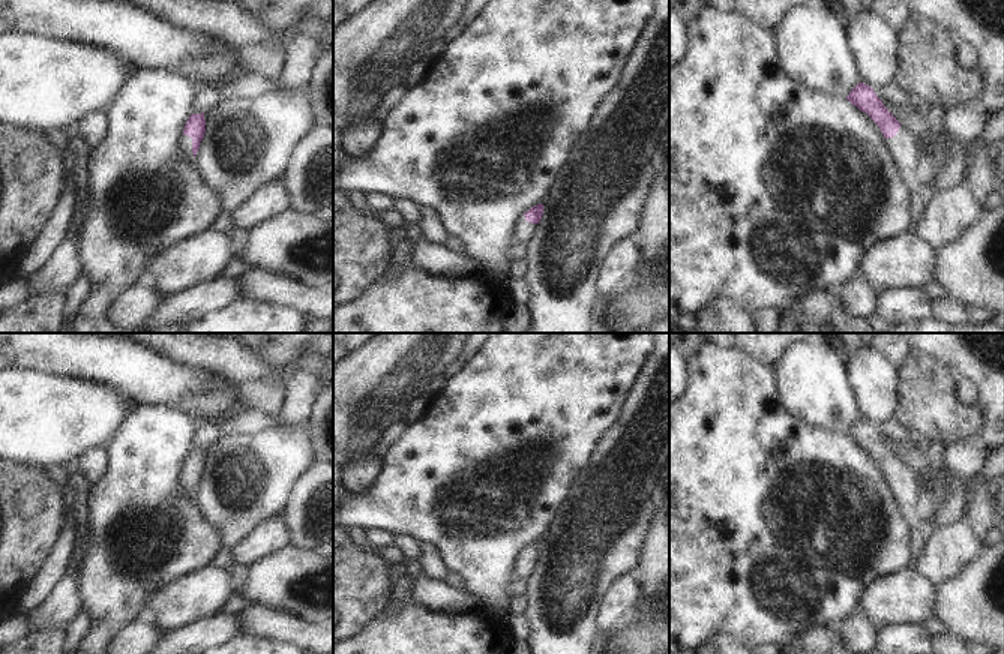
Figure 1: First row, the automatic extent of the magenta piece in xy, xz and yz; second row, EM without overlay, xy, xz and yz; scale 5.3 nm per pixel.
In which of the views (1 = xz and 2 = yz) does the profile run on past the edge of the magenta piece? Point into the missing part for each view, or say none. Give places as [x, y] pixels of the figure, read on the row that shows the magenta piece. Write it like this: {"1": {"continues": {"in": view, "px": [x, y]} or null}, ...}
{"1": {"continues": {"in": "xz", "px": [524, 230]}}, "2": {"continues": {"in": "yz", "px": [905, 150]}}}

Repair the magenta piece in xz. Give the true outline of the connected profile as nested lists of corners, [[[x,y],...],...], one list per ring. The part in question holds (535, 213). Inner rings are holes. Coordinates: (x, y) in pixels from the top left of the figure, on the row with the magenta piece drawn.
[[[537,204],[521,216],[513,230],[515,243],[522,243],[522,242],[527,243],[531,238],[537,224],[542,219],[542,214],[543,214],[543,204]]]

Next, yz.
[[[858,82],[846,99],[878,124],[899,170],[914,170],[918,165],[920,147],[915,136],[884,106],[870,86]]]

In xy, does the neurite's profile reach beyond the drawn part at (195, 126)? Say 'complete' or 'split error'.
split error

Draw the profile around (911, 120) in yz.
[[[903,104],[896,105],[894,117],[908,132],[911,132],[915,136],[915,140],[918,141],[918,147],[921,150],[926,150],[929,144],[926,138],[929,132],[926,118],[921,117],[917,111],[914,111],[912,106]]]

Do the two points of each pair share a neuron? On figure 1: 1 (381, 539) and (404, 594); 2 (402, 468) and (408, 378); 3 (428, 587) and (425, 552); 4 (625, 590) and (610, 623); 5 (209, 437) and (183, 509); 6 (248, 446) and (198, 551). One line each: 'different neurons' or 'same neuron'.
1: different neurons
2: different neurons
3: different neurons
4: same neuron
5: different neurons
6: different neurons

